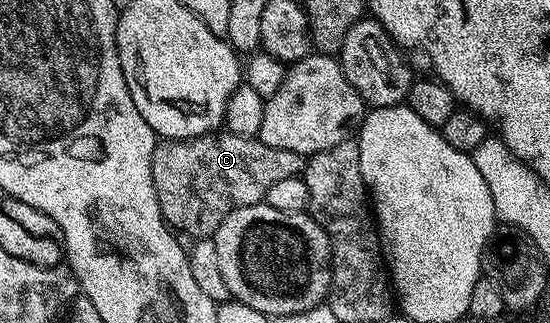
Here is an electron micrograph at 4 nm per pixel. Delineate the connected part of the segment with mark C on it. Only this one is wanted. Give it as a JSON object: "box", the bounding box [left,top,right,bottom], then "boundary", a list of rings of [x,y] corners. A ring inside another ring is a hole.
{"box":[151,129,304,240],"boundary":[[[226,129],[192,139],[164,139],[156,142],[151,158],[153,189],[157,193],[163,219],[172,231],[187,233],[193,240],[214,236],[221,221],[225,221],[225,217],[229,217],[233,209],[264,202],[270,186],[285,177],[302,176],[304,166],[304,156],[289,149],[273,149],[257,137],[246,139],[233,135]]]}

